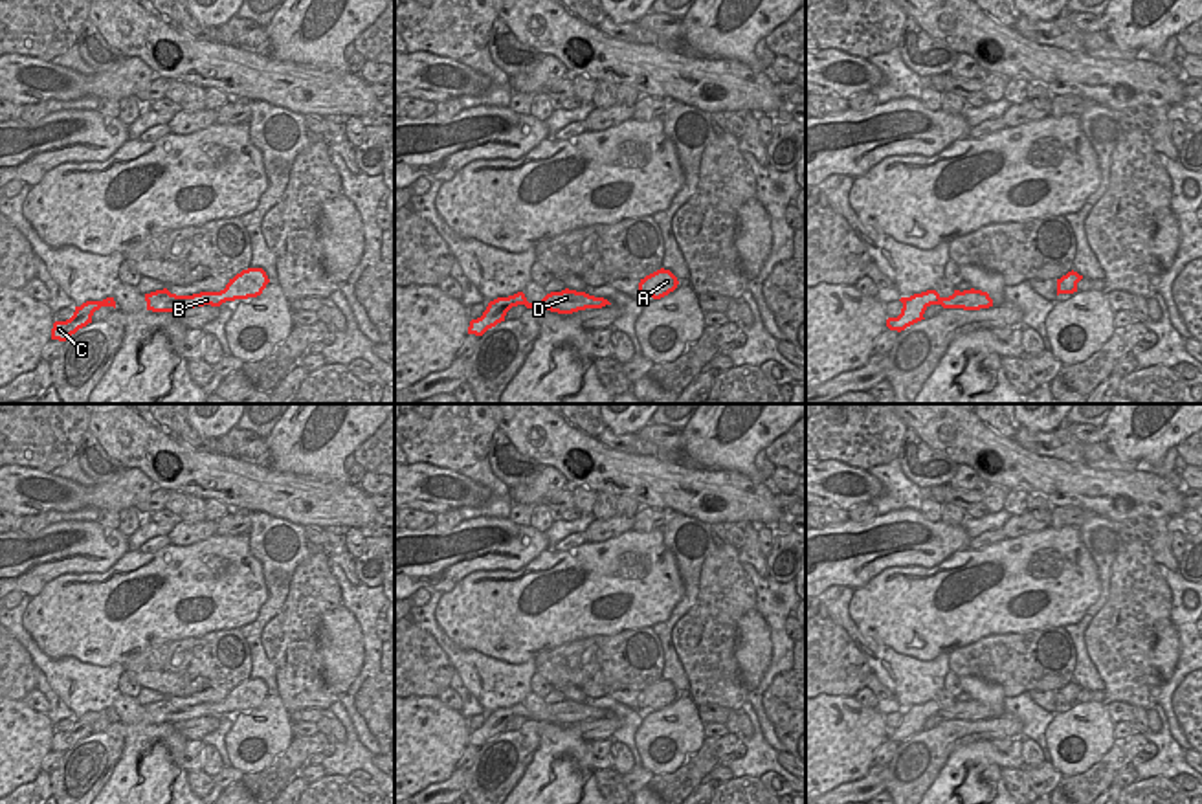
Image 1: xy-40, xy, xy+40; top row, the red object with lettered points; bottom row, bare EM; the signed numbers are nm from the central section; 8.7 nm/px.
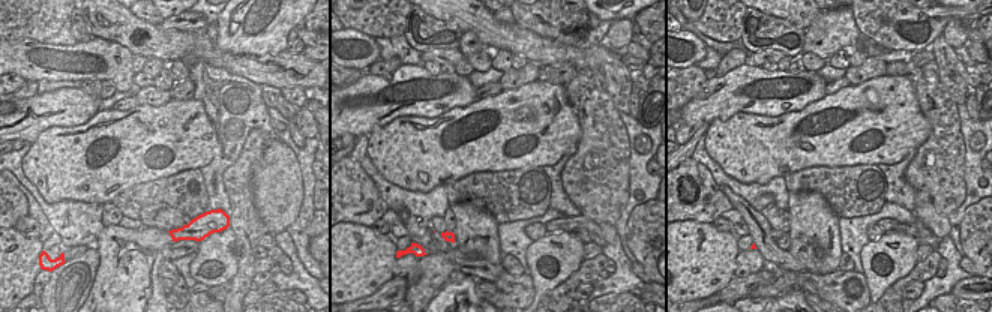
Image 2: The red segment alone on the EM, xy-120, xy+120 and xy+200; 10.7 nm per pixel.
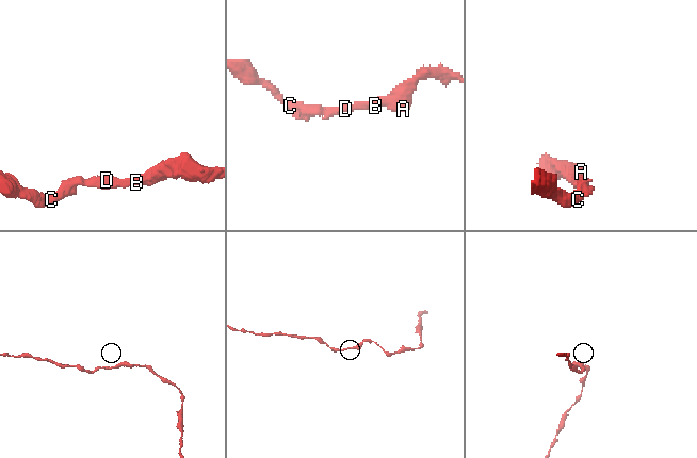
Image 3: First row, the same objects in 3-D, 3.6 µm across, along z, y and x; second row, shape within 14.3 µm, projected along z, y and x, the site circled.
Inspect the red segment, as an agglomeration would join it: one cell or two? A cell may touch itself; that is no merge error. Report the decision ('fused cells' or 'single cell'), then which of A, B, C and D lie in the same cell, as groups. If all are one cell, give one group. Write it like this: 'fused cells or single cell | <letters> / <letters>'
single cell | A B C D

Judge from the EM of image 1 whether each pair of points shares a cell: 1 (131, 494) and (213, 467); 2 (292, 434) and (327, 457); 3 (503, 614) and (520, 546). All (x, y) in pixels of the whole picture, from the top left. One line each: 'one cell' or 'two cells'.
1: two cells
2: one cell
3: two cells

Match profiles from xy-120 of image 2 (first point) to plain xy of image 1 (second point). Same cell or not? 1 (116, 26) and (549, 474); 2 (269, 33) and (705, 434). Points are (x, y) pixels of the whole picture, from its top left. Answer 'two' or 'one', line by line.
1: two
2: one

